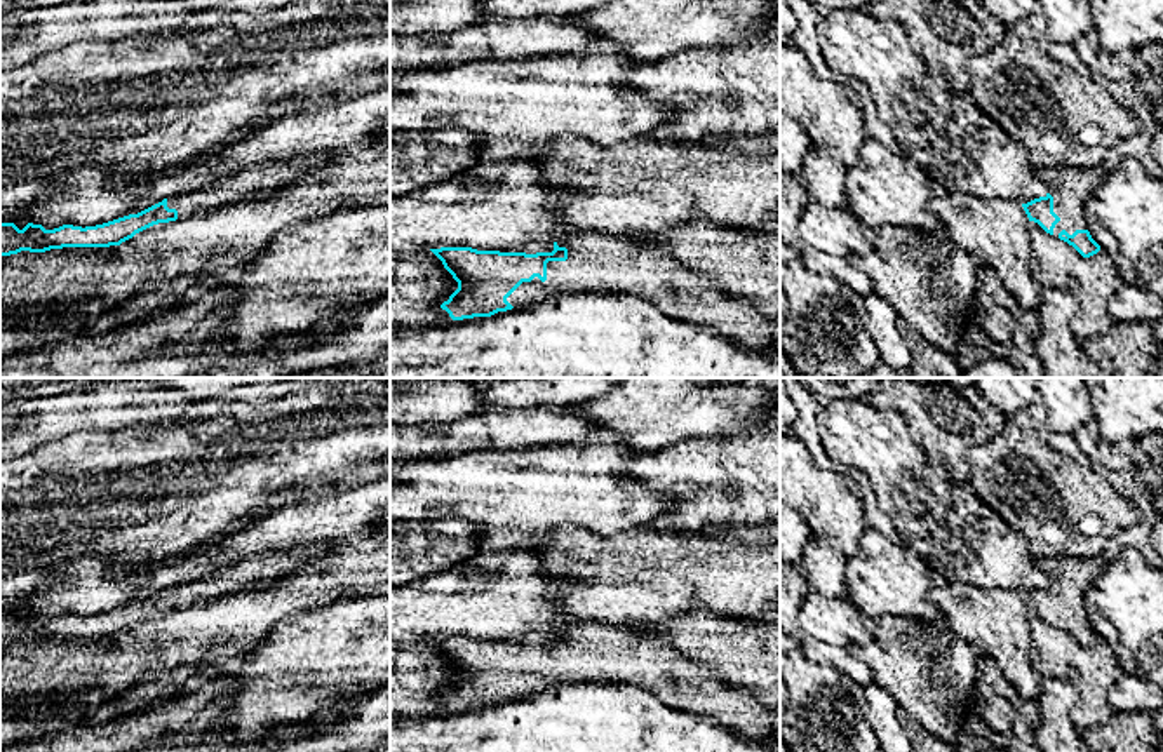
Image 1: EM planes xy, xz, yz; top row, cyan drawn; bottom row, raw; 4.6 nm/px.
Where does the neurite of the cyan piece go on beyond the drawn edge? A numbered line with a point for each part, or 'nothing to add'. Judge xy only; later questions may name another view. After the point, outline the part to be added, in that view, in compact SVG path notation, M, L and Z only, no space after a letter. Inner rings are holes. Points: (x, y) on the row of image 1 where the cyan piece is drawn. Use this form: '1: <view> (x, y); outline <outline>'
1: xy (258, 181); outline M338 150L266 162L221 176L204 188L167 198L167 207L178 211L178 219L207 212L242 200L270 197L299 181L308 172L331 162Z

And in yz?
1: yz (1069, 187); outline M1053 167L1036 171L1036 174L1045 183L1046 193L1053 197L1053 212L1060 218L1053 228L1053 235L1059 237L1062 230L1069 235L1076 230L1088 230L1083 211L1090 195L1109 174L1109 167Z

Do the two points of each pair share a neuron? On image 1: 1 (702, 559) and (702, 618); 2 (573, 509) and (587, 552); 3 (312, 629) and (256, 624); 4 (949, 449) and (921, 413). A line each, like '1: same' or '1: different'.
1: different
2: different
3: different
4: same

